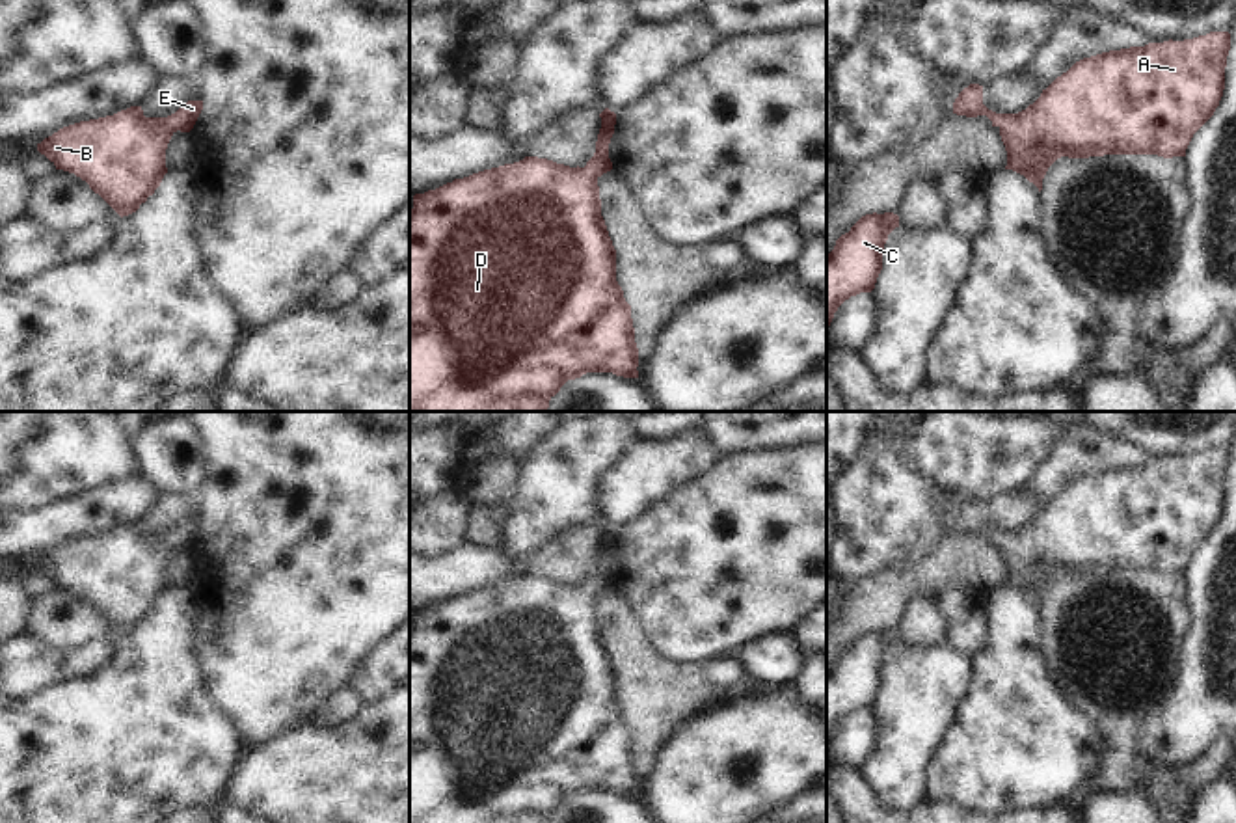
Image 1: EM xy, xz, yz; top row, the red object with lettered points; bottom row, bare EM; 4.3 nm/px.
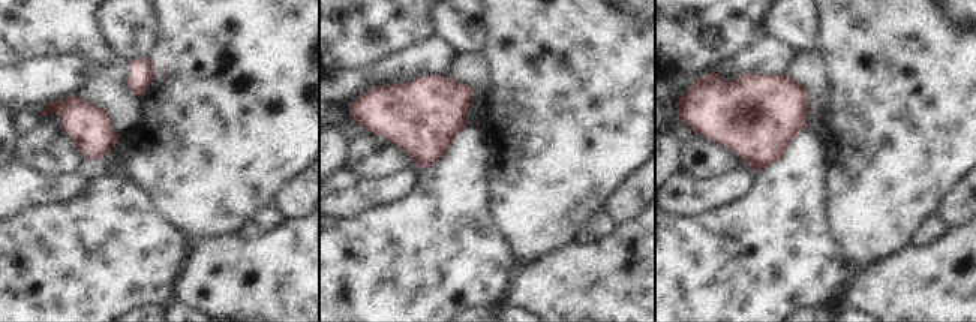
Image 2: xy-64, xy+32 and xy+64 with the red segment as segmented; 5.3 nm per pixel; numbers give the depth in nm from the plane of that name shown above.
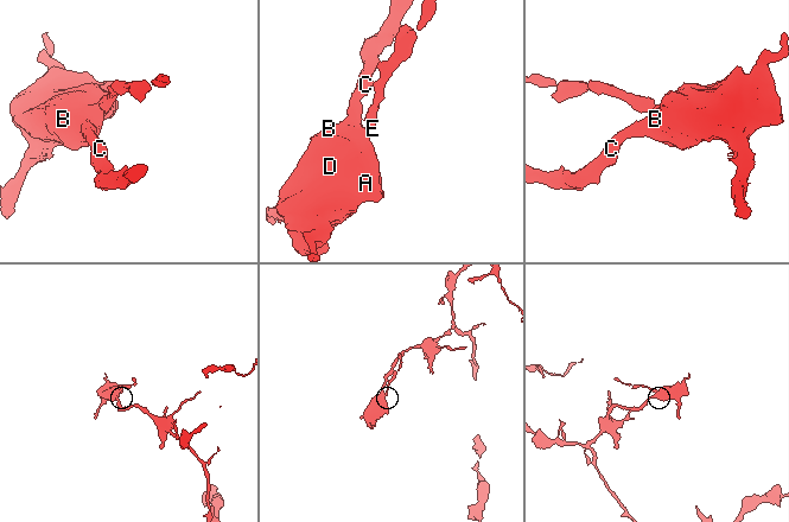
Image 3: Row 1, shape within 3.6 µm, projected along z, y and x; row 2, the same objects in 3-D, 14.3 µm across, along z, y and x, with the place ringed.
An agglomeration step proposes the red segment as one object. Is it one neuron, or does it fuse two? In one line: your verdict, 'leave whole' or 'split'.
leave whole

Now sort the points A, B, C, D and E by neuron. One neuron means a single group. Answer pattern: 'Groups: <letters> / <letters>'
Groups: A B C D E.

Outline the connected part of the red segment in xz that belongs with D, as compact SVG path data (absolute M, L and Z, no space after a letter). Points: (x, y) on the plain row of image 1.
M605 525L596 570L584 585L570 585L547 575L525 573L519 579L484 587L454 596L436 607L413 613L410 629L410 823L549 823L549 817L568 797L586 789L612 789L638 795L638 765L631 722L616 698L616 667L601 633L598 596L612 587L609 560L614 551L616 531Z

